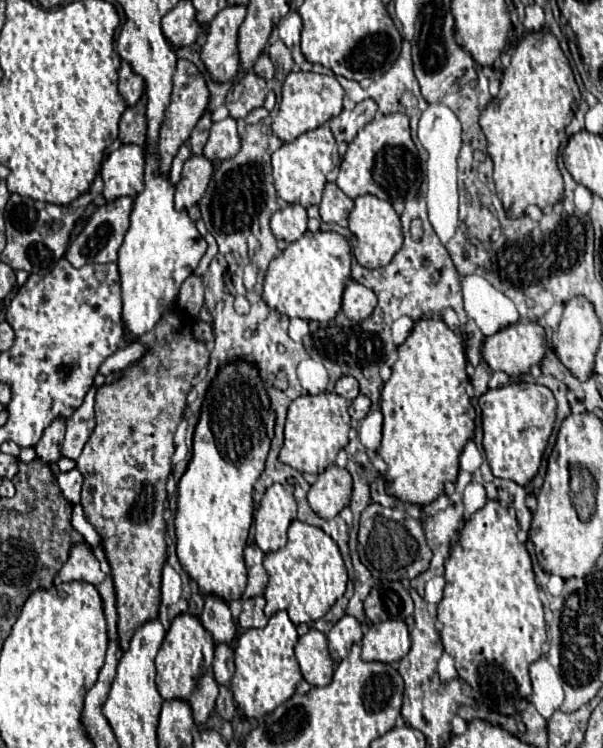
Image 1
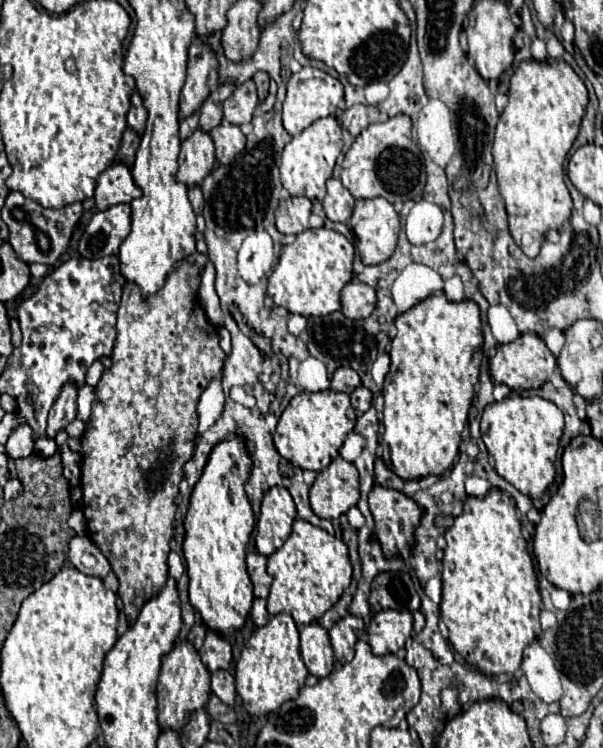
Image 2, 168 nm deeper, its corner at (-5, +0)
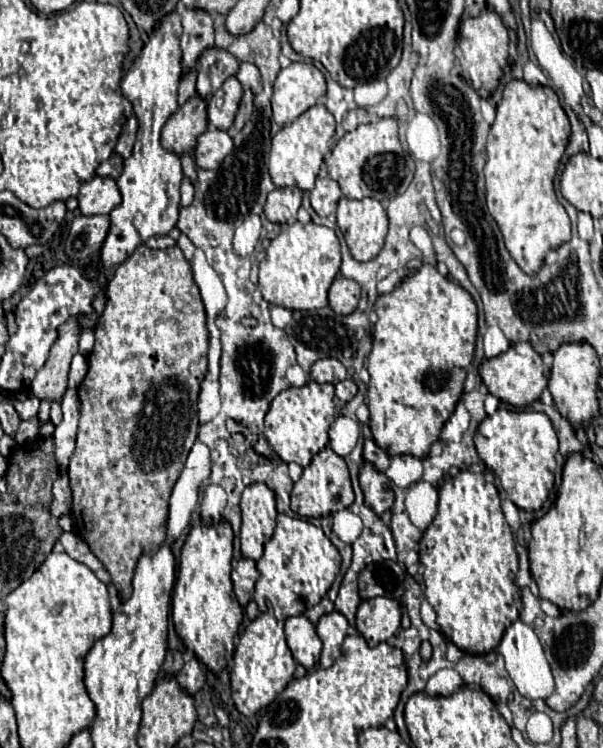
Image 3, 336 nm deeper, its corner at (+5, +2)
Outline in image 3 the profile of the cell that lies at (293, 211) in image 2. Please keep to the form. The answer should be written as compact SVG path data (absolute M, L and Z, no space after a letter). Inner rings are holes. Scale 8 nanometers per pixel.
M277 187L267 195L265 215L271 223L293 223L297 217L297 209L301 205L301 189L299 187Z

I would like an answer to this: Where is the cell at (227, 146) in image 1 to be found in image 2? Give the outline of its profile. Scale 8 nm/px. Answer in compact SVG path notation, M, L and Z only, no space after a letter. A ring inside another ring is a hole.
M223 121L215 129L211 129L211 139L215 143L215 157L219 163L231 163L243 149L247 137L241 133L237 125L231 125L229 121Z

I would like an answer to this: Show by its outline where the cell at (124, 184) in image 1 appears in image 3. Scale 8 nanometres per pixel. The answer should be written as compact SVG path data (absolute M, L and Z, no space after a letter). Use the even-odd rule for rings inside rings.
M95 175L91 181L81 185L77 199L81 215L109 215L121 203L121 193L111 177Z

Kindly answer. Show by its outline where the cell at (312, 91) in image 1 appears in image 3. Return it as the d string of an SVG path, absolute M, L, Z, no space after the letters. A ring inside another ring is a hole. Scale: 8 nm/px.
M291 63L281 69L273 83L273 119L279 125L295 121L325 95L323 73L309 63Z

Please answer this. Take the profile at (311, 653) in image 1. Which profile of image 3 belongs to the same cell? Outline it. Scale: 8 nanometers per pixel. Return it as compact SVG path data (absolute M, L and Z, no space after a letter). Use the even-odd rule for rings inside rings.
M293 615L285 621L285 639L297 663L301 663L305 669L313 669L317 665L321 639L315 625L309 623L305 615Z

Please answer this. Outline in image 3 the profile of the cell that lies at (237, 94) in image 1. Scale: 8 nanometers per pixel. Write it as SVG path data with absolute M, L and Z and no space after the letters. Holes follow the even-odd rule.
M229 77L211 97L209 97L209 123L217 129L229 129L233 125L243 89L235 77Z

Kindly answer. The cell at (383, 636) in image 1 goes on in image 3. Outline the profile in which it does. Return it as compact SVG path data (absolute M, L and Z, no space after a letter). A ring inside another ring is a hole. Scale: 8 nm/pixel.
M377 597L361 601L357 609L357 629L371 647L387 641L401 625L401 605L397 599Z

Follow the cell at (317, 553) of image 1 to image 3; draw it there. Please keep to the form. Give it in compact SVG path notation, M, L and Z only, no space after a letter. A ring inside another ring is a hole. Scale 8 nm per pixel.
M287 515L277 517L275 533L265 543L265 553L257 561L261 577L255 583L253 599L259 611L267 611L269 605L279 623L289 615L303 615L309 607L317 605L329 591L335 575L339 573L341 555L335 545L325 537L321 527L315 527L303 519L291 519Z

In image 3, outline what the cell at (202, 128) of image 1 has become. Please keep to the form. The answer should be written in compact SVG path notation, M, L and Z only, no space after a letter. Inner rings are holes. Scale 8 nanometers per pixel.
M217 47L205 49L199 57L199 67L197 67L199 95L211 97L213 91L217 91L227 77L237 73L237 69L239 69L239 63L231 53Z

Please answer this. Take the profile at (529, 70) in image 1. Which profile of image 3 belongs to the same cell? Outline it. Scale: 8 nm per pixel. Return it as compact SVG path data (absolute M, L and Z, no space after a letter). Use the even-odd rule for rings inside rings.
M511 81L505 87L503 99L497 105L497 119L491 125L487 139L487 163L485 163L487 209L495 219L495 223L499 225L507 251L527 275L537 275L537 271L545 263L545 255L571 239L571 221L563 205L557 201L553 187L553 179L565 153L569 133L571 133L569 119L553 89L531 87L525 81Z

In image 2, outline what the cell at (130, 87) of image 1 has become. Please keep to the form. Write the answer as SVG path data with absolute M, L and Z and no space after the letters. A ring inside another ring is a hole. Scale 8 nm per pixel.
M135 91L131 95L131 109L127 113L127 123L129 127L133 127L137 133L143 133L145 129L145 119L147 119L147 109L143 107L143 101L141 101L141 95Z

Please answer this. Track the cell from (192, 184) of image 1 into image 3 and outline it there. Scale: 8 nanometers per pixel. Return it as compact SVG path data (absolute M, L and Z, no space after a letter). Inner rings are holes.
M193 95L187 103L179 105L179 109L169 117L161 133L161 143L165 149L181 155L191 153L197 137L207 129L207 99L201 95Z

